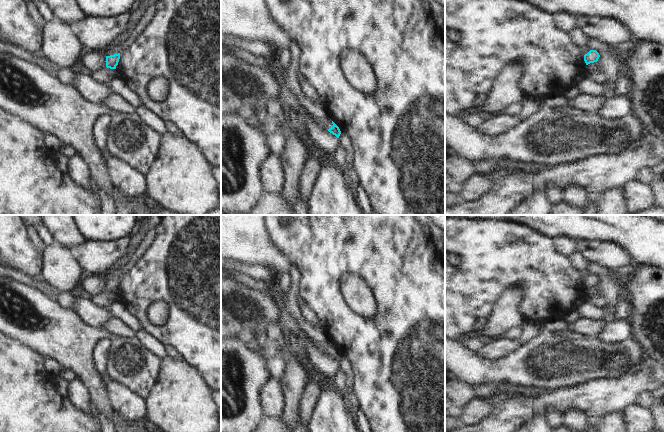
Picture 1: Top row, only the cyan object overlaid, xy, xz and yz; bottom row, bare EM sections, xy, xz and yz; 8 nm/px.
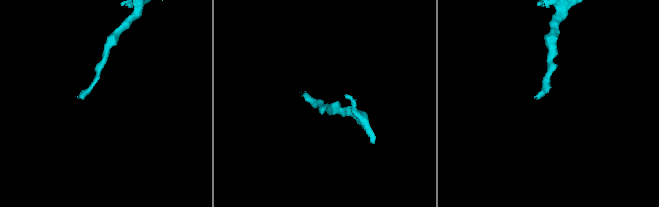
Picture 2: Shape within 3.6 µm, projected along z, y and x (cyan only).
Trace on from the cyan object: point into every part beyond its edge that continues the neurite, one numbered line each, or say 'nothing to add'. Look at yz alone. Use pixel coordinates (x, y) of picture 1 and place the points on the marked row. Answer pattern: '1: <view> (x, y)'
nothing to add

